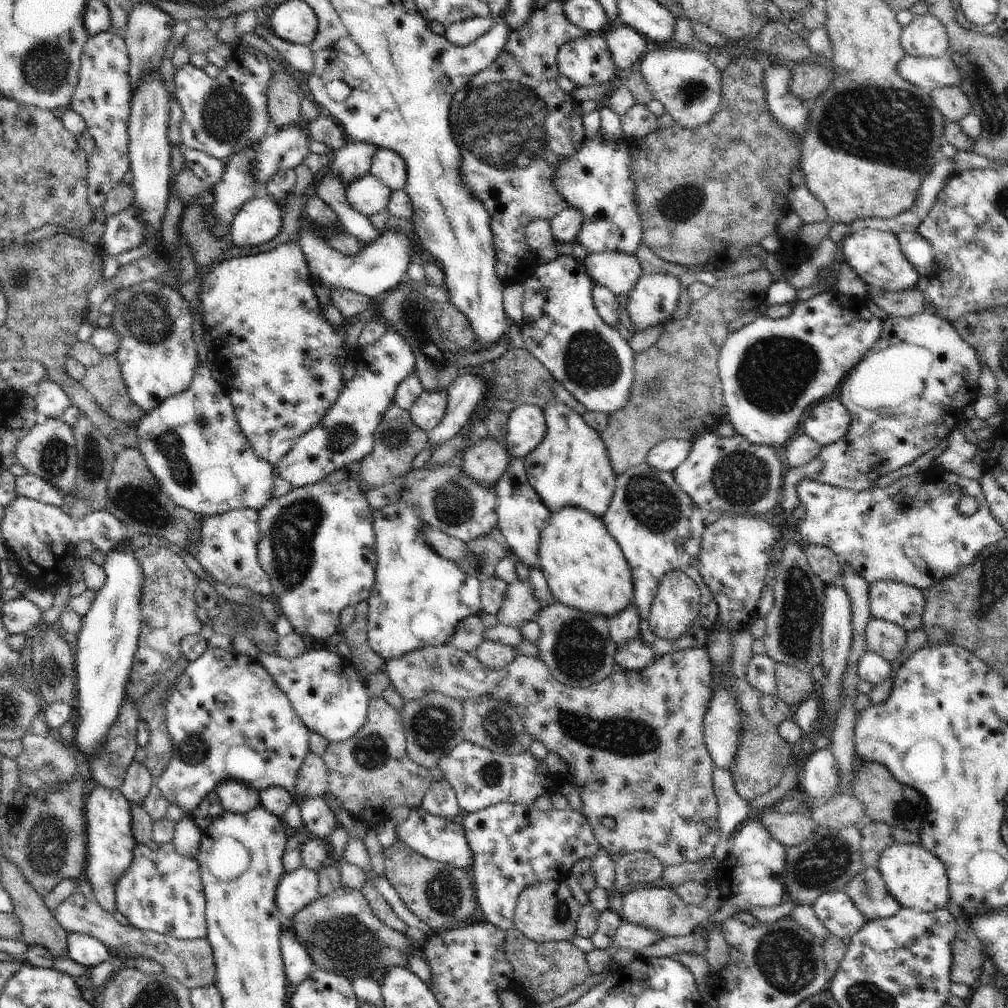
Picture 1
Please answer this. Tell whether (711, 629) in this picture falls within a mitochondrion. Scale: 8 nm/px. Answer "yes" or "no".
no

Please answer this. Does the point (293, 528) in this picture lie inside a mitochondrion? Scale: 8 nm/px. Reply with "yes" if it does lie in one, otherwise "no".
yes

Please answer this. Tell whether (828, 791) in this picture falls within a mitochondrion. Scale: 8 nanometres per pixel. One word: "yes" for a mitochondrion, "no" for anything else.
no

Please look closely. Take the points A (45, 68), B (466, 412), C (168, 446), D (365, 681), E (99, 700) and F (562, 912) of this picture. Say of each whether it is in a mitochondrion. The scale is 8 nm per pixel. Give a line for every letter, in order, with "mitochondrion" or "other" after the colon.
A: mitochondrion
B: other
C: mitochondrion
D: other
E: other
F: mitochondrion

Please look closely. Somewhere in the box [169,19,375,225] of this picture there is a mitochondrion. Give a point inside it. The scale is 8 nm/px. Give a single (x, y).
(226, 115)

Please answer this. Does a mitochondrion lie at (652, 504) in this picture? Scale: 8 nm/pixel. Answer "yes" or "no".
yes

